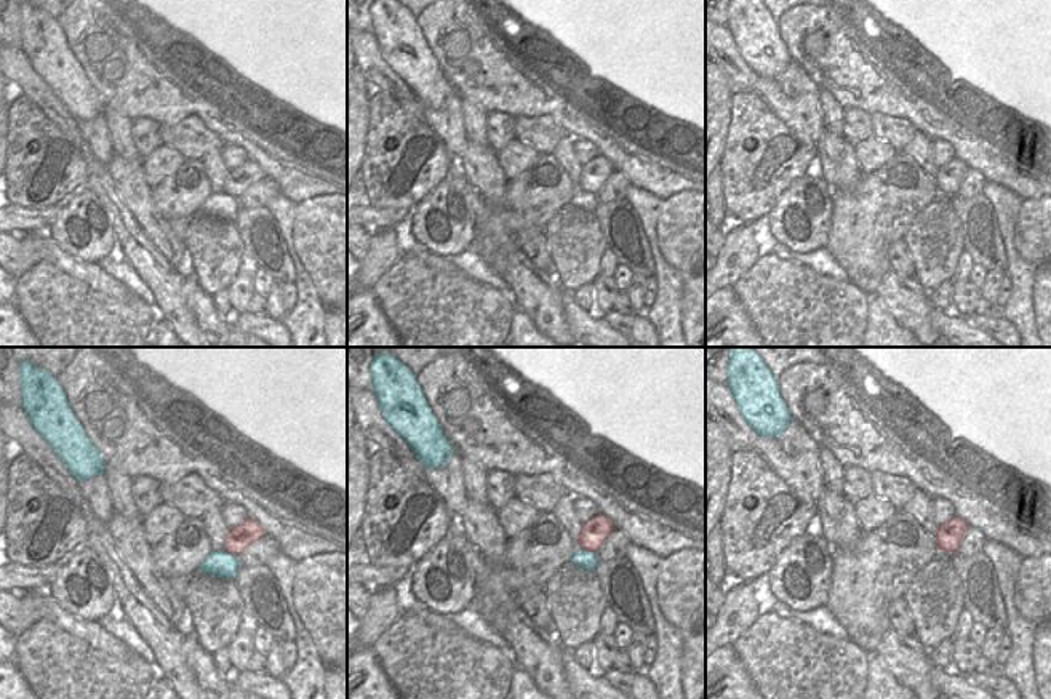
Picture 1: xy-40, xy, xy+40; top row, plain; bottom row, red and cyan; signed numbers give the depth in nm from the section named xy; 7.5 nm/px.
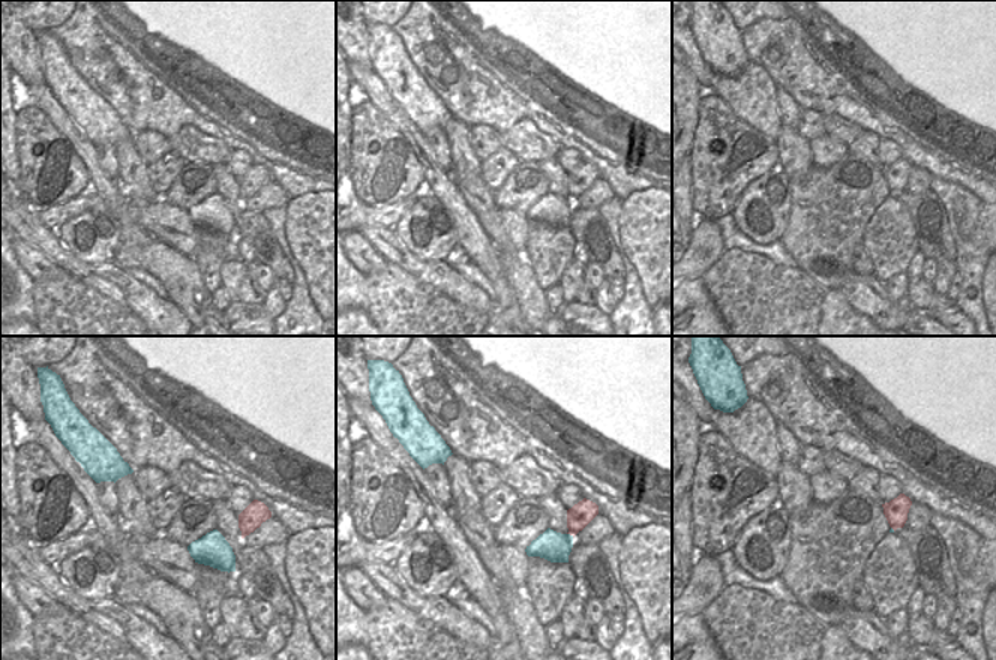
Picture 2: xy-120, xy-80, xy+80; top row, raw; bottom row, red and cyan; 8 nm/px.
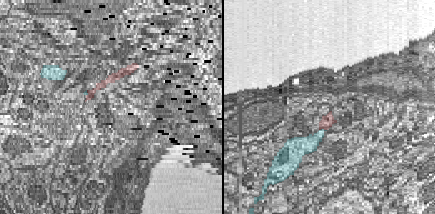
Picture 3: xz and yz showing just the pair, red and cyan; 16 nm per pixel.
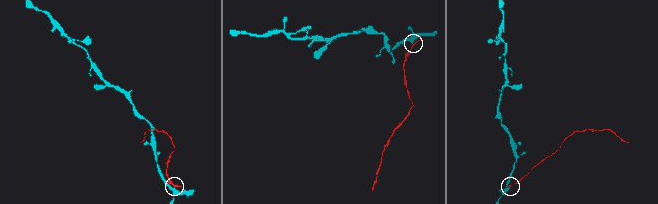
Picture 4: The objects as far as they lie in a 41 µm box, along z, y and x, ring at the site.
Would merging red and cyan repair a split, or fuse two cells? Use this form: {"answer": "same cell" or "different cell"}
{"answer": "different cell"}

